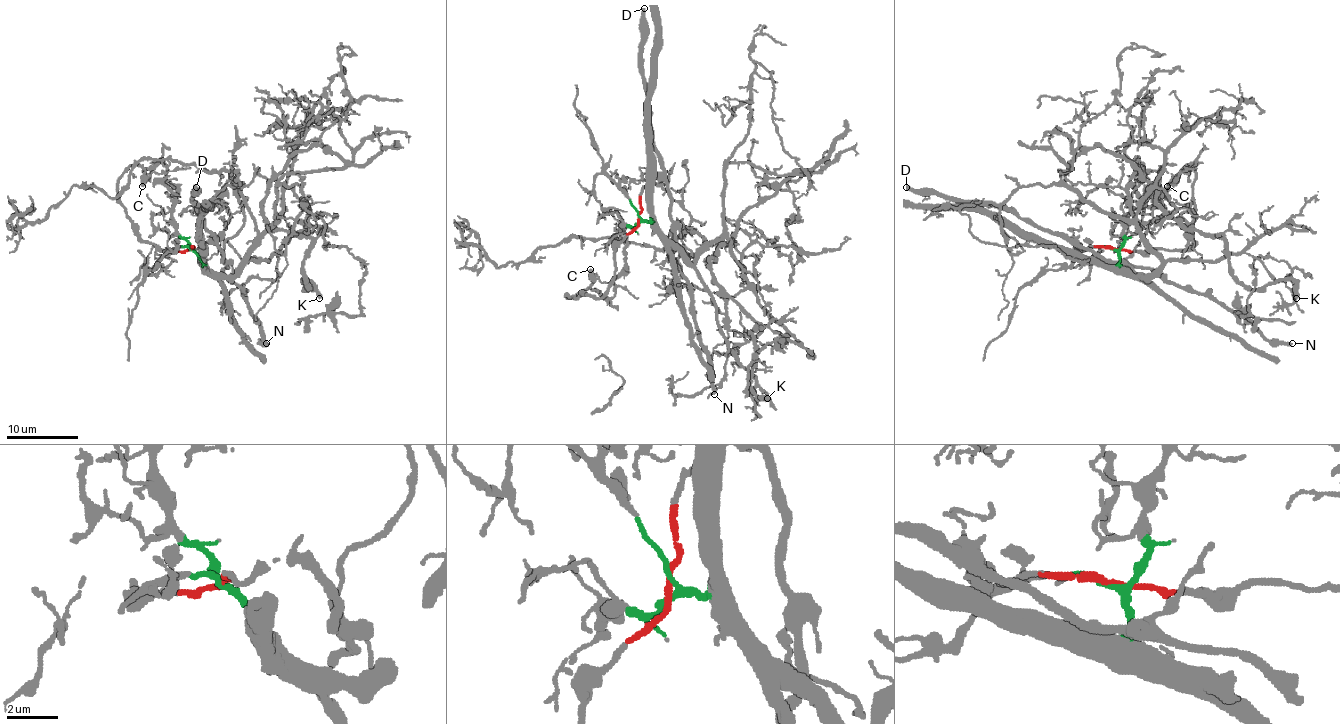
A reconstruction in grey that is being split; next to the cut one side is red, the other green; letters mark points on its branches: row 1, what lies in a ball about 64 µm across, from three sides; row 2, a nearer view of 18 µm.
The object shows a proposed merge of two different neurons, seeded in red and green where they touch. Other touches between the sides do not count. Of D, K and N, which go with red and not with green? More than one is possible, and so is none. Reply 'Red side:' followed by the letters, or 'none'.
Red side: D, N

